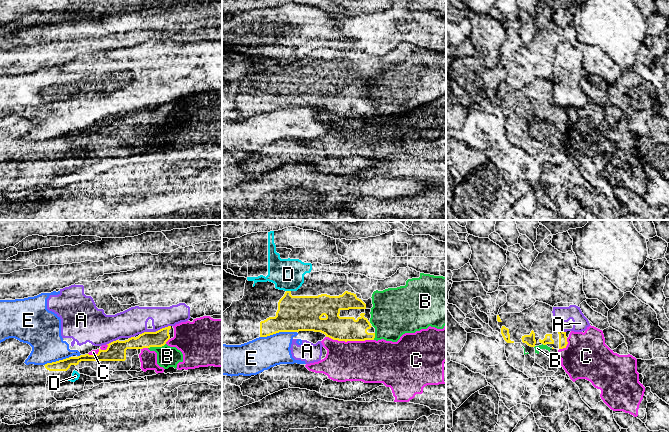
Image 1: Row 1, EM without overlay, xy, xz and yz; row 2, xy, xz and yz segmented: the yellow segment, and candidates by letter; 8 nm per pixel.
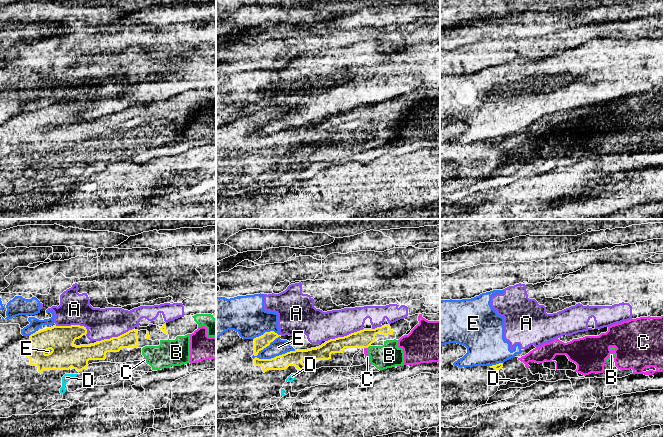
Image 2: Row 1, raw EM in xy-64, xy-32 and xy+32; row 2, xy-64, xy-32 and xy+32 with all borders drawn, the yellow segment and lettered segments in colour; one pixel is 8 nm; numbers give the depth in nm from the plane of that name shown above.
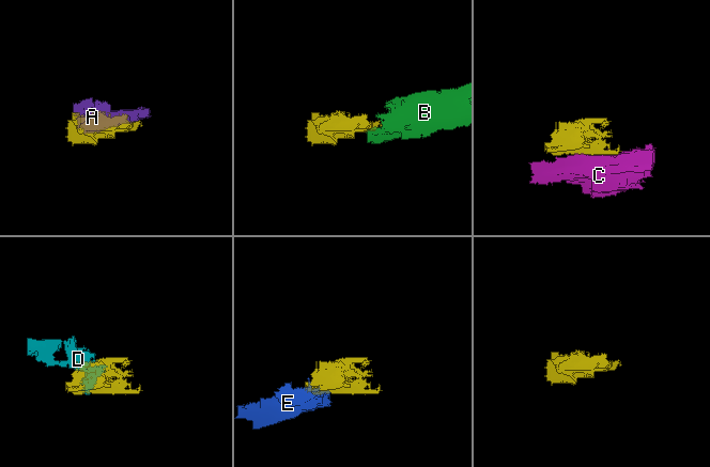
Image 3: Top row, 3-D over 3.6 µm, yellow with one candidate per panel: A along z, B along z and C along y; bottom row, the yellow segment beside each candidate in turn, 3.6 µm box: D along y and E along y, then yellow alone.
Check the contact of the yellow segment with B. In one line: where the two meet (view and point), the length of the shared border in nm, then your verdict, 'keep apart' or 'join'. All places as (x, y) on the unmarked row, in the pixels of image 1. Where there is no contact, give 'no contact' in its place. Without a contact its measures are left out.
contact xy (156, 122); length 150 nm; join

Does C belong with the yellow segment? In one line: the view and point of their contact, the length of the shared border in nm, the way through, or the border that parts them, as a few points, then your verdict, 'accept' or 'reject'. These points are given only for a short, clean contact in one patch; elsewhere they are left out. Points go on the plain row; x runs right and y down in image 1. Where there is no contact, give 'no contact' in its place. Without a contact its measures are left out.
contact xz (350, 116); length 380 nm; reject

